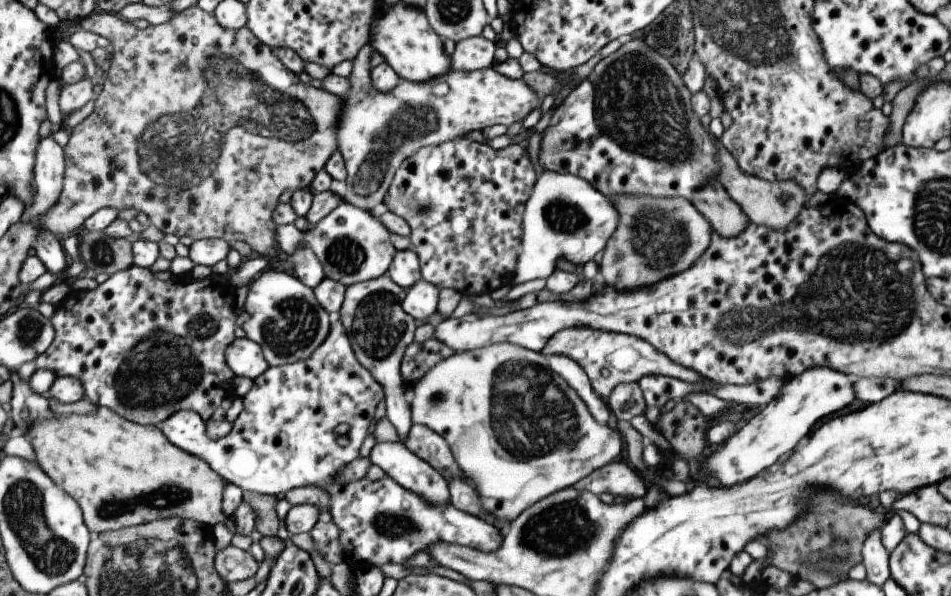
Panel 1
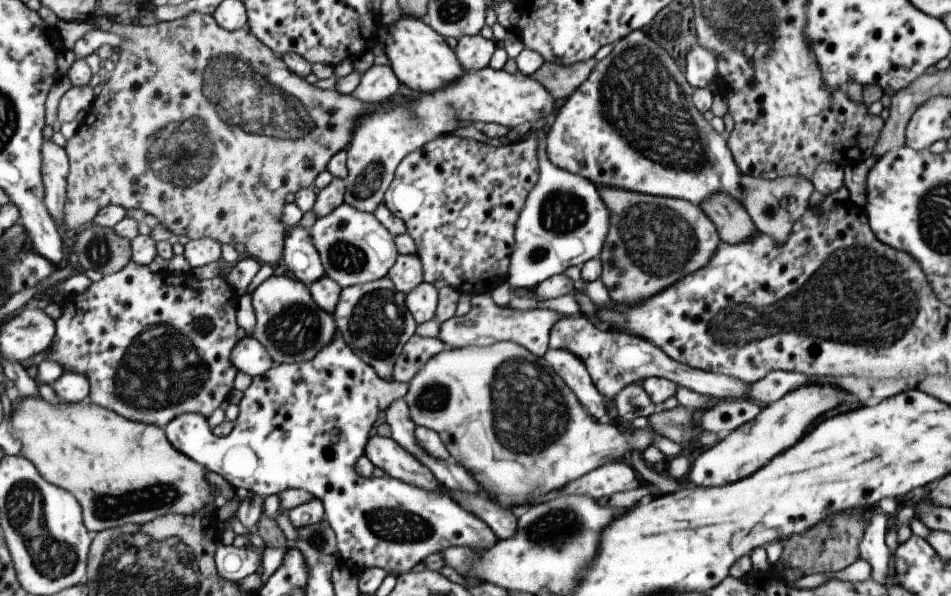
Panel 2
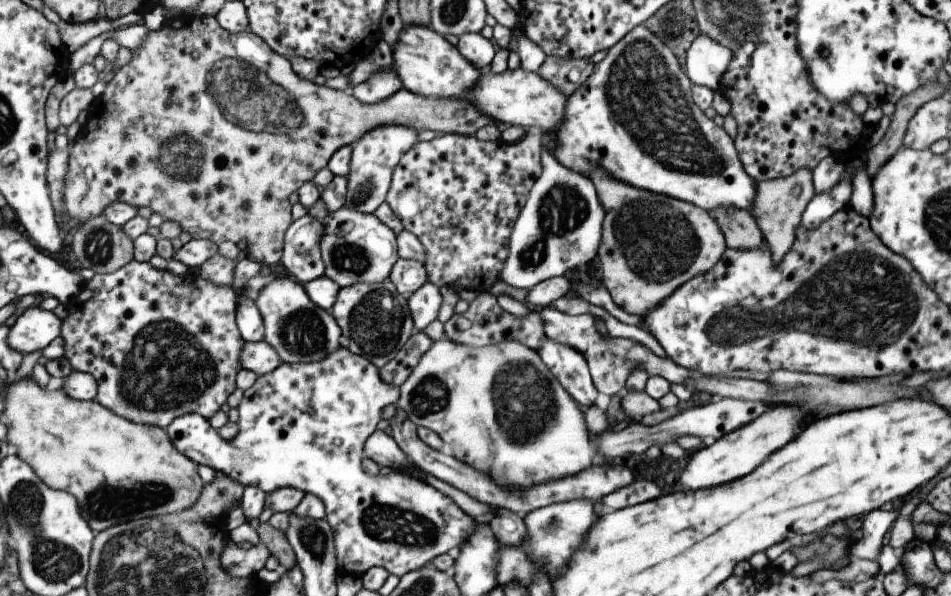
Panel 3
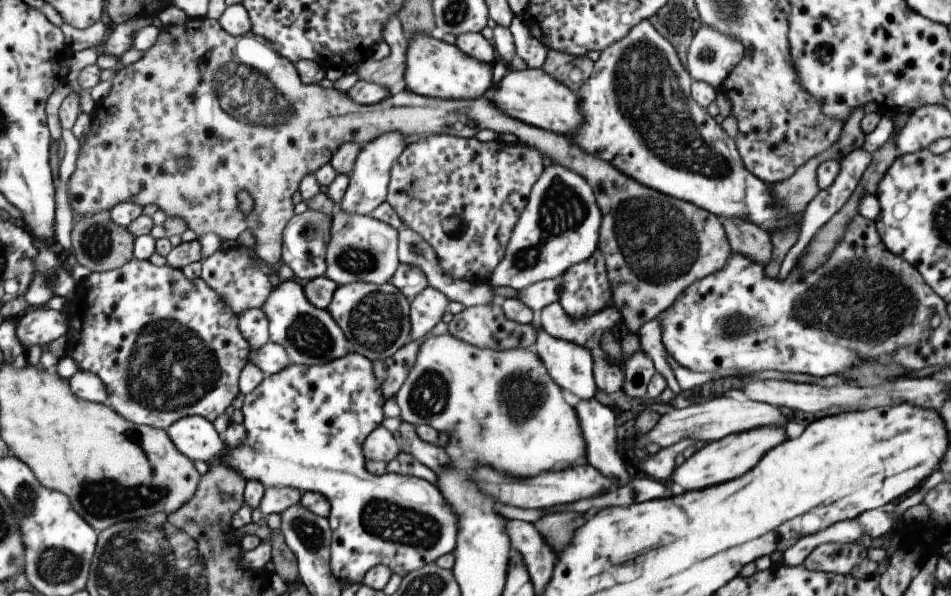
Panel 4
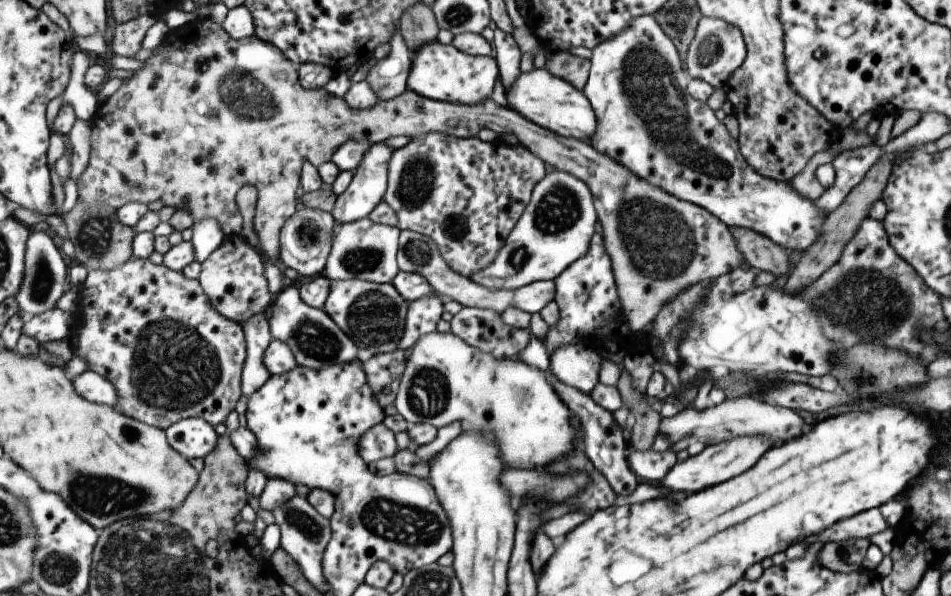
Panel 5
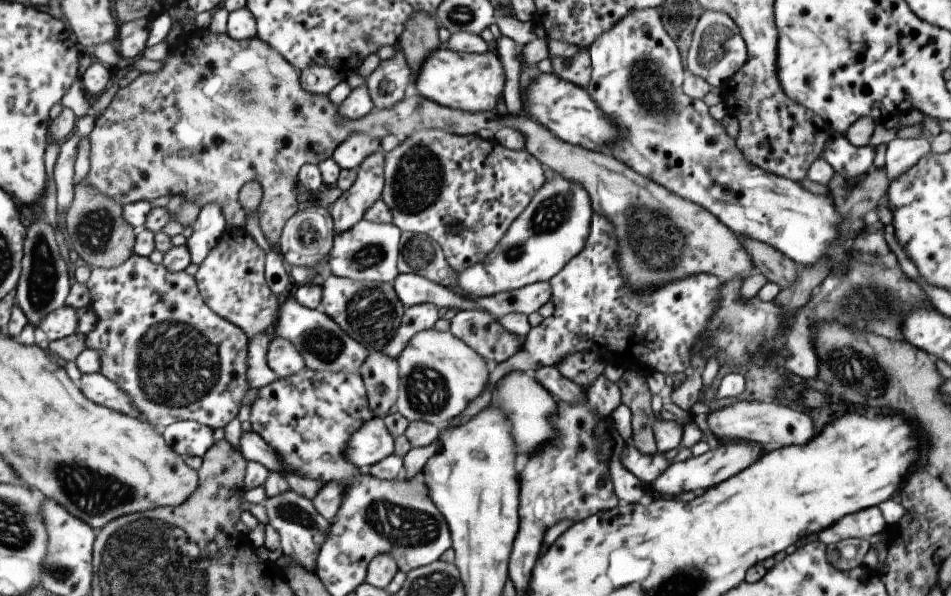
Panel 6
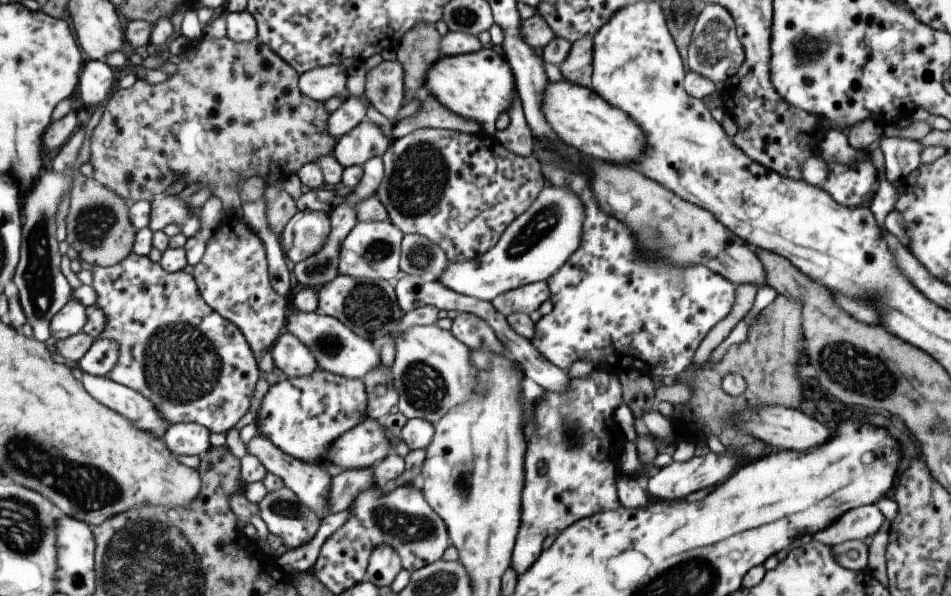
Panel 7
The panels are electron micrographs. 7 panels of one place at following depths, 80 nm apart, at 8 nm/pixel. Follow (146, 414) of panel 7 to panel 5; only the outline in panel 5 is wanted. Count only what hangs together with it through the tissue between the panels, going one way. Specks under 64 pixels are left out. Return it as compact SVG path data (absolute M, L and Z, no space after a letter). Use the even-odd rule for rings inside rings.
M87 370L73 378L72 386L81 398L94 404L106 405L115 409L117 394L109 380L105 380L94 371Z

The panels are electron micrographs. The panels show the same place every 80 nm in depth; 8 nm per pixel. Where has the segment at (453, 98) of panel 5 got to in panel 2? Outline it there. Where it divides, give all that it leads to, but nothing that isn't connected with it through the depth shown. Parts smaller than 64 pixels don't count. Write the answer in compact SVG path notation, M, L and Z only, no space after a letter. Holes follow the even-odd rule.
M399 16L397 22L393 22L389 26L389 30L385 26L379 27L378 43L383 44L383 52L388 57L391 71L395 74L397 81L401 86L413 93L431 94L435 90L443 90L445 86L451 86L451 82L459 80L465 76L463 66L459 66L455 52L449 49L445 40L436 34L427 24L424 24L420 19L411 18L411 16Z

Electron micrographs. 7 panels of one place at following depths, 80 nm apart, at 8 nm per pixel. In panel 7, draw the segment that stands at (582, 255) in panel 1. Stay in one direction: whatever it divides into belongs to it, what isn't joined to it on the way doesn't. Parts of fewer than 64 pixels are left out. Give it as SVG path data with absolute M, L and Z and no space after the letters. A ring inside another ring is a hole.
M545 184L535 197L535 200L523 211L501 234L499 240L485 254L475 259L460 263L449 263L437 281L443 283L456 293L475 297L490 302L498 294L532 283L545 281L574 253L579 246L584 219L584 206L578 194L572 193L567 187Z

